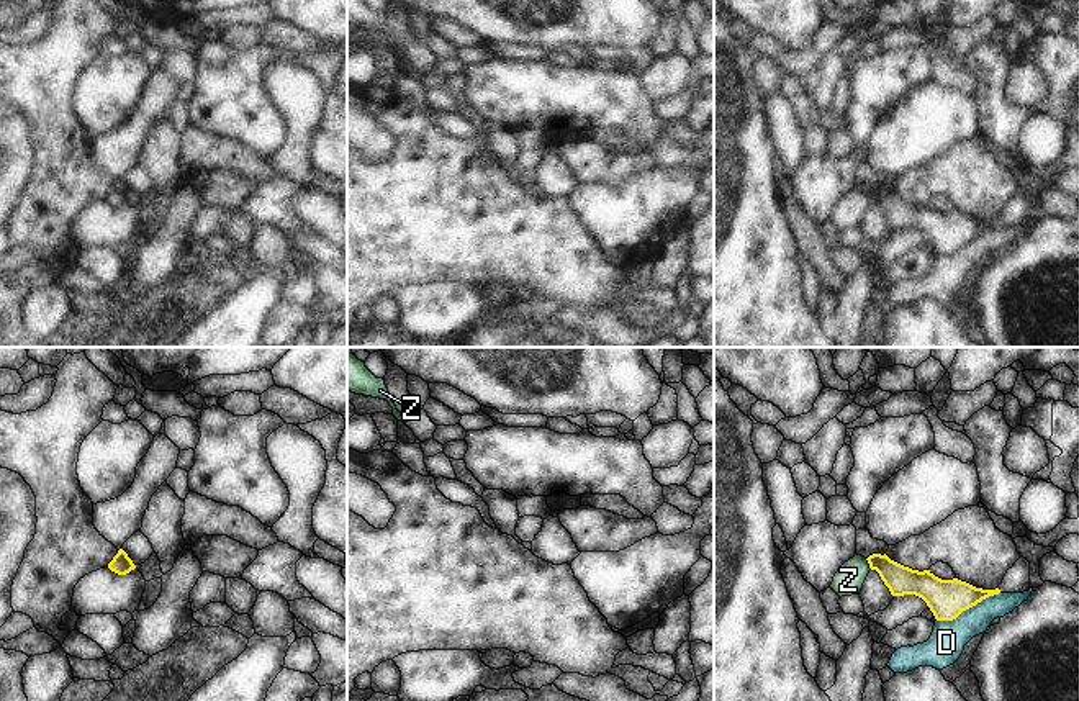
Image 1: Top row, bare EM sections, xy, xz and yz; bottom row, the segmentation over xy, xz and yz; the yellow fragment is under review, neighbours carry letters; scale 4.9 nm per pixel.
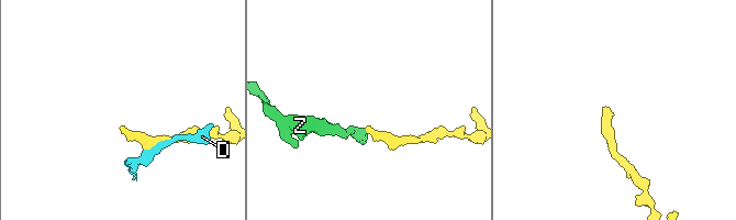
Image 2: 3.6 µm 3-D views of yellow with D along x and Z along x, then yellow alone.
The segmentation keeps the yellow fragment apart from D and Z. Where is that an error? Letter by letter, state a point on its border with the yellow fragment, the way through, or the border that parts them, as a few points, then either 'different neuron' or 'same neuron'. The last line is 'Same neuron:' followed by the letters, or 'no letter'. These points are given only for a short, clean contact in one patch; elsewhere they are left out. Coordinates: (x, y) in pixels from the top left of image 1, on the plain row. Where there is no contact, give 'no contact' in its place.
D: meets yellow in yz at (968, 241); different neuron
Z: meets yellow in yz at (868, 195); runs through yz (901, 213), (881, 197), (868, 195), (848, 213); same neuron
Same neuron: Z

